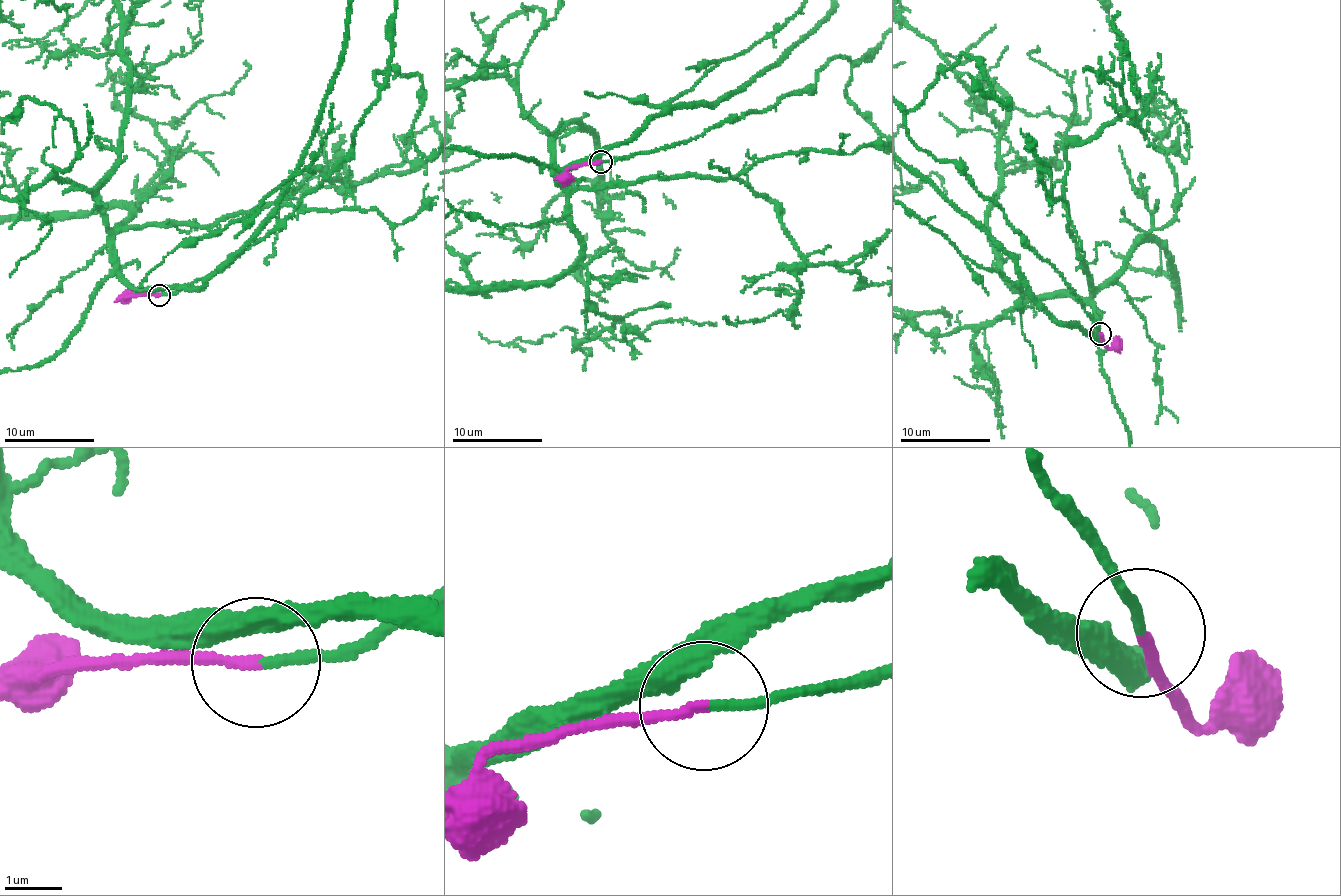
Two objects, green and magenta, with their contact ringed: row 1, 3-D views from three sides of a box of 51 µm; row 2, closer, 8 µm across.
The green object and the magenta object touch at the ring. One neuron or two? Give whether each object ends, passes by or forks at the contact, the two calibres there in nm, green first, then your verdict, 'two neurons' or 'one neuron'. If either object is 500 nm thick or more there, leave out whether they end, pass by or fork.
green passes by; magenta ends there; 130 nm thick on the green side, 160 nm on the other; one neuron

